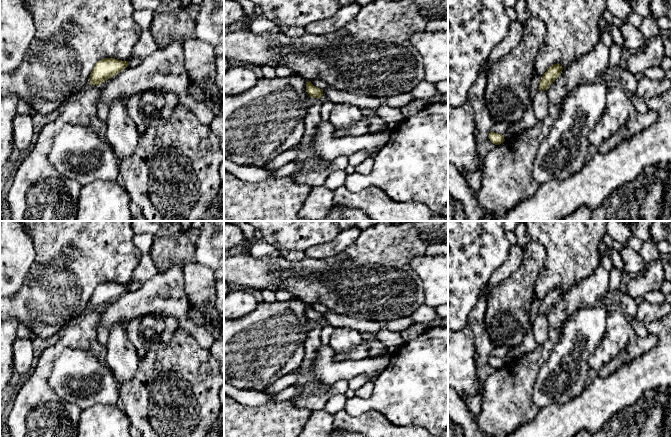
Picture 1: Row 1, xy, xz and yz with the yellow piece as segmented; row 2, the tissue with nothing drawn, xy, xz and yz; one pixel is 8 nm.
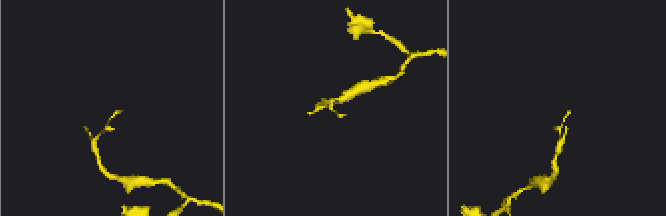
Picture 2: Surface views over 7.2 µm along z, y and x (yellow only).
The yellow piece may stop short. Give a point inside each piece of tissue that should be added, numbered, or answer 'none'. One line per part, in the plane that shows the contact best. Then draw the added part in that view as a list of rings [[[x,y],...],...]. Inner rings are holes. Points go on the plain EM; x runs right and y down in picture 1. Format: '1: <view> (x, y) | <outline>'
none

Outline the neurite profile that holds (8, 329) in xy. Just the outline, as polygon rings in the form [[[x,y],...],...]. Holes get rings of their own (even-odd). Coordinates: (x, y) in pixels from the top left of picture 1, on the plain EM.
[[[14,319],[0,321],[0,393],[6,388],[14,372],[13,343],[17,339],[19,324]]]

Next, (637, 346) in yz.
[[[649,333],[646,337],[634,337],[628,344],[625,350],[618,353],[617,357],[610,363],[602,367],[597,373],[601,378],[606,378],[616,370],[618,370],[624,363],[639,357],[654,347],[657,346],[658,339],[654,334]]]

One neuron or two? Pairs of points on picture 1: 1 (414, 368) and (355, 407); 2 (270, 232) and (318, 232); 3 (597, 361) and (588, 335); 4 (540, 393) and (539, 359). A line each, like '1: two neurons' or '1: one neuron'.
1: one neuron
2: one neuron
3: two neurons
4: two neurons

